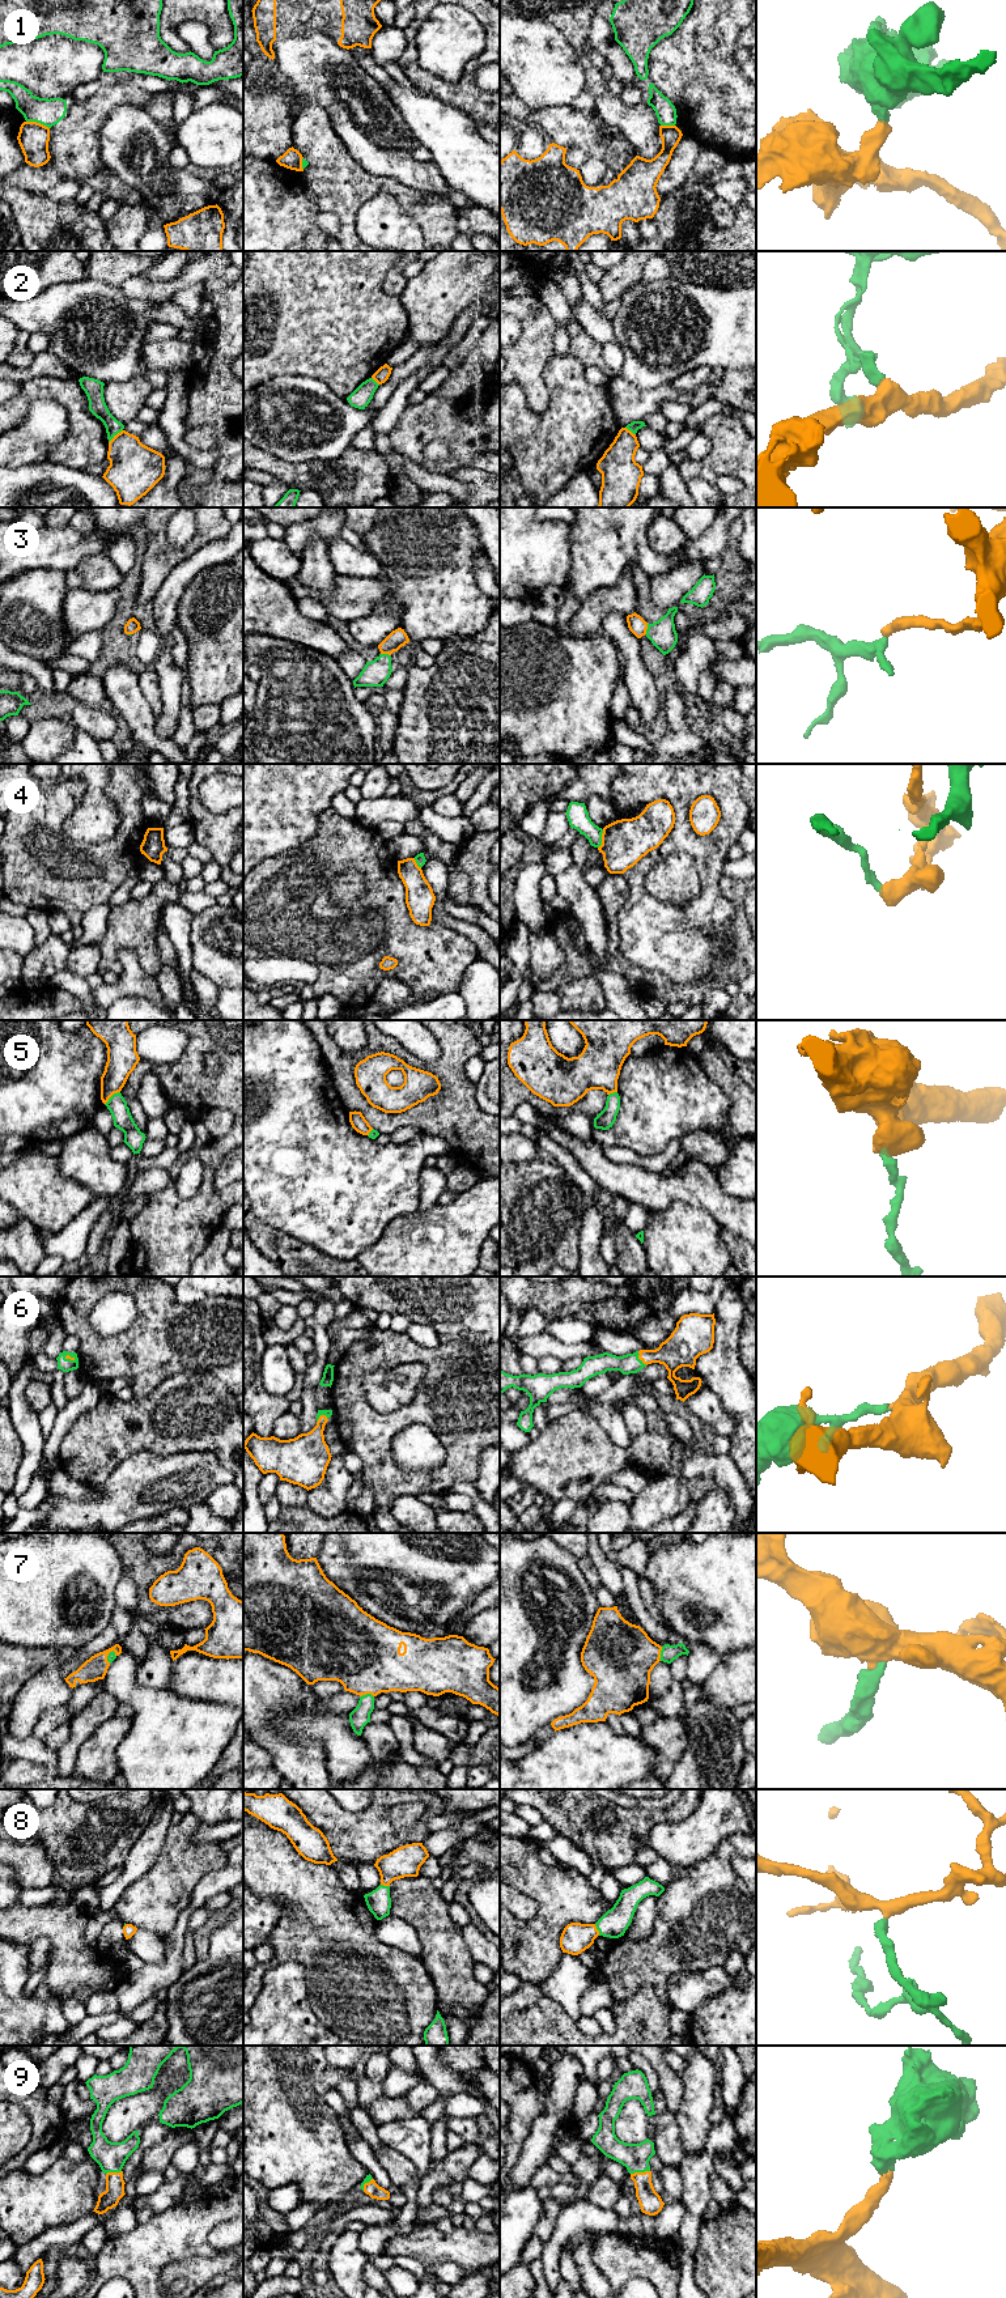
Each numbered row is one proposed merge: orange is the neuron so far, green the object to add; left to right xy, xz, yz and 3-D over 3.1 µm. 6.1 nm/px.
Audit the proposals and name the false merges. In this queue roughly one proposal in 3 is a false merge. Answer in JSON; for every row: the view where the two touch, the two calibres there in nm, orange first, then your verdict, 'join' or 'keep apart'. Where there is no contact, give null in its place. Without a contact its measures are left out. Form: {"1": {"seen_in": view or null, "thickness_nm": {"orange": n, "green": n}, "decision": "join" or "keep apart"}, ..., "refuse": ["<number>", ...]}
{"1": {"seen_in": "xy", "thickness_nm": {"orange": 190, "green": 160}, "decision": "keep apart"}, "2": {"seen_in": "xy", "thickness_nm": {"orange": 320, "green": 110}, "decision": "keep apart"}, "3": {"seen_in": "yz", "thickness_nm": {"orange": 110, "green": 170}, "decision": "join"}, "4": {"seen_in": "yz", "thickness_nm": {"orange": 280, "green": 130}, "decision": "keep apart"}, "5": {"seen_in": "xy", "thickness_nm": {"orange": 190, "green": 120}, "decision": "keep apart"}, "6": {"seen_in": "yz", "thickness_nm": {"orange": 220, "green": 120}, "decision": "join"}, "7": {"seen_in": "xz", "thickness_nm": {"orange": 460, "green": 120}, "decision": "join"}, "8": {"seen_in": "yz", "thickness_nm": {"orange": 190, "green": 170}, "decision": "join"}, "9": {"seen_in": "yz", "thickness_nm": {"orange": 140, "green": 170}, "decision": "join"}, "refuse": ["1", "2", "4", "5"]}

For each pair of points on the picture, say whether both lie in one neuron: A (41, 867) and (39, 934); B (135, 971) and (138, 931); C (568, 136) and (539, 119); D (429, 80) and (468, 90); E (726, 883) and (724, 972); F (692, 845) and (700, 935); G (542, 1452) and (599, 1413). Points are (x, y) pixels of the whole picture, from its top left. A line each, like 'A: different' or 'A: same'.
A: different
B: different
C: same
D: same
E: same
F: same
G: different

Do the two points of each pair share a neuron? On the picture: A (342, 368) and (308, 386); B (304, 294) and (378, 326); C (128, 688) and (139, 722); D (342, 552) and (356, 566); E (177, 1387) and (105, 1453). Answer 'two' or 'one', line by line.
A: two
B: one
C: one
D: one
E: one

